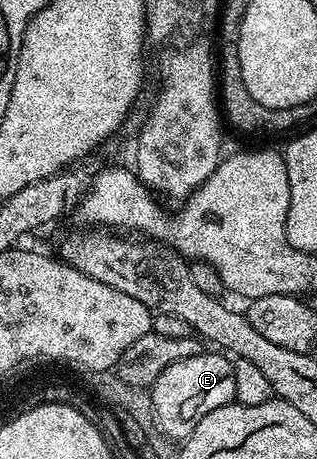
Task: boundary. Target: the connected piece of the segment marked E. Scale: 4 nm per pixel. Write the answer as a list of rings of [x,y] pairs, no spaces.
[[[202,353],[187,357],[187,361],[175,361],[175,365],[167,365],[167,369],[159,373],[151,388],[151,415],[160,434],[174,441],[184,440],[193,431],[193,426],[211,413],[211,409],[234,402],[233,363],[224,354],[213,354],[217,355]]]

